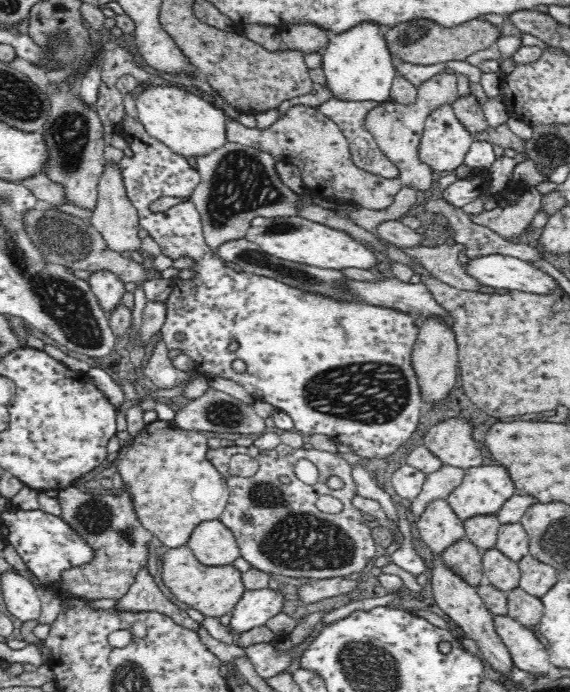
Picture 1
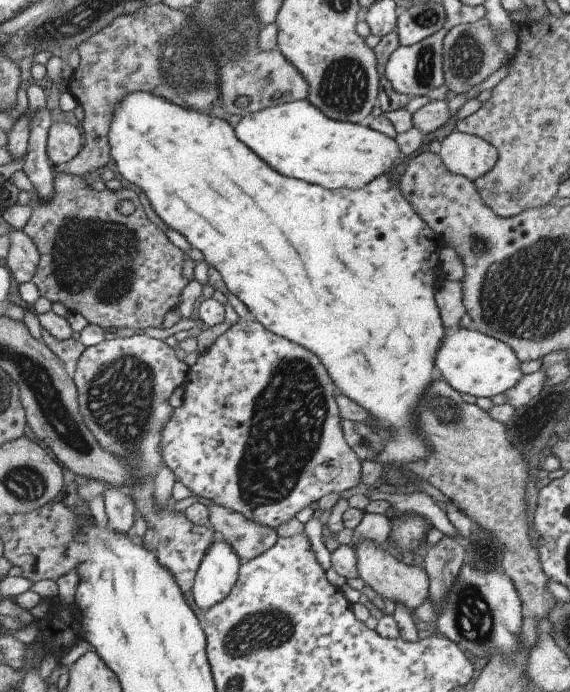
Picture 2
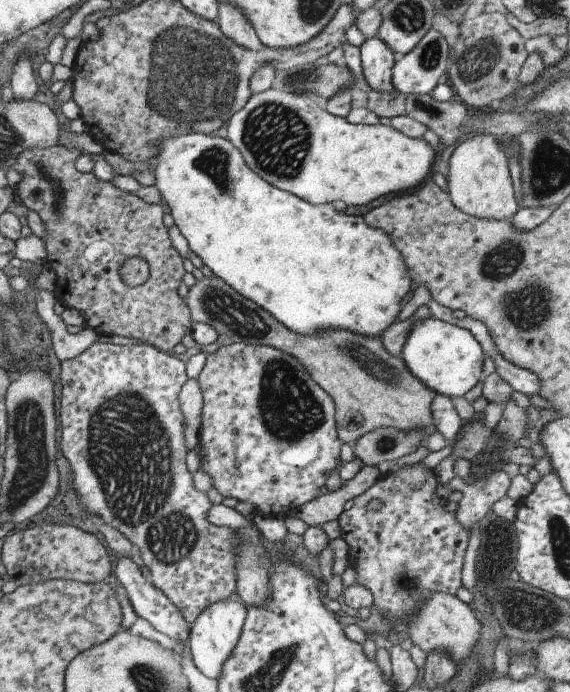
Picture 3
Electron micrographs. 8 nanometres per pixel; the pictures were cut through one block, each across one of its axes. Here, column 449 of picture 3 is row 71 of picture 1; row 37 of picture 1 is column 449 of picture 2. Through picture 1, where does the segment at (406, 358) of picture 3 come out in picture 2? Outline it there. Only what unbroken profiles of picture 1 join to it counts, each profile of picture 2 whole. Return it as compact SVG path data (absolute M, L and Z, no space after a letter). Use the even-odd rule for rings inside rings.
M455 328L453 334L446 331L435 356L435 370L445 382L458 393L491 398L503 394L519 378L519 359L507 344L487 336L473 328Z

